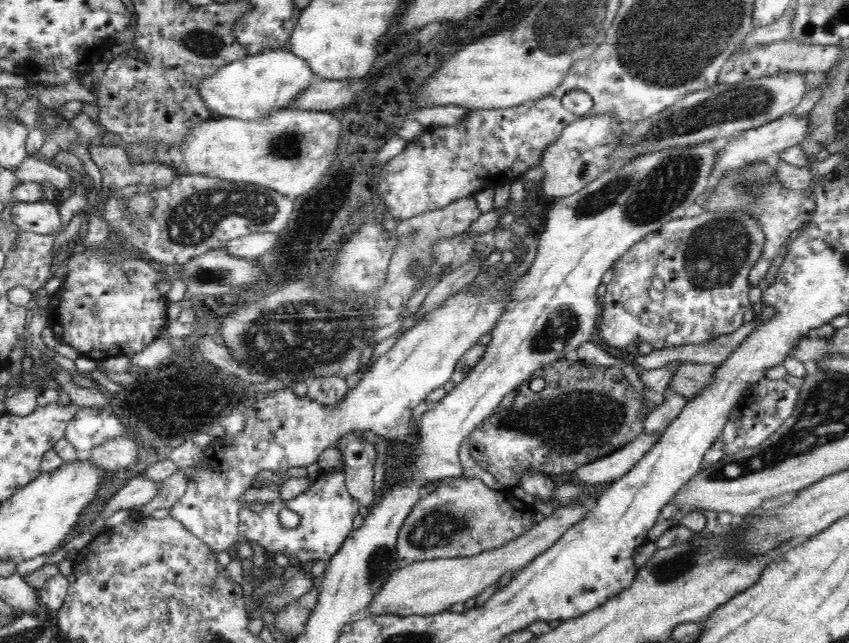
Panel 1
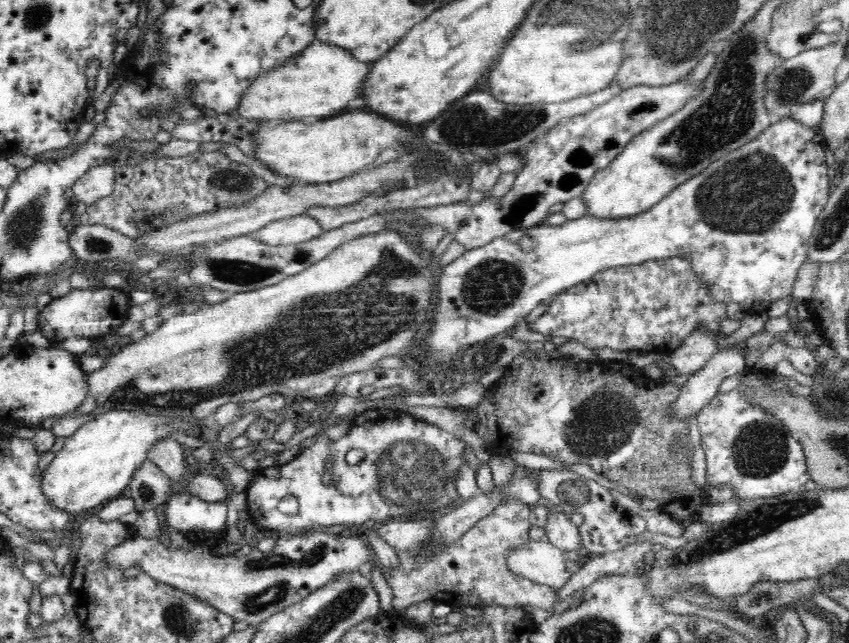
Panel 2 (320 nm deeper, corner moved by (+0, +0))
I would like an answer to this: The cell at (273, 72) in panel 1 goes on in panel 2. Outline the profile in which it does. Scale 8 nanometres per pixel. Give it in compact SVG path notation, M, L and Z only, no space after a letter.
M314 39L306 50L282 66L262 72L242 94L237 111L240 117L271 125L280 121L311 120L338 115L357 104L364 92L370 63L362 62L352 51Z

